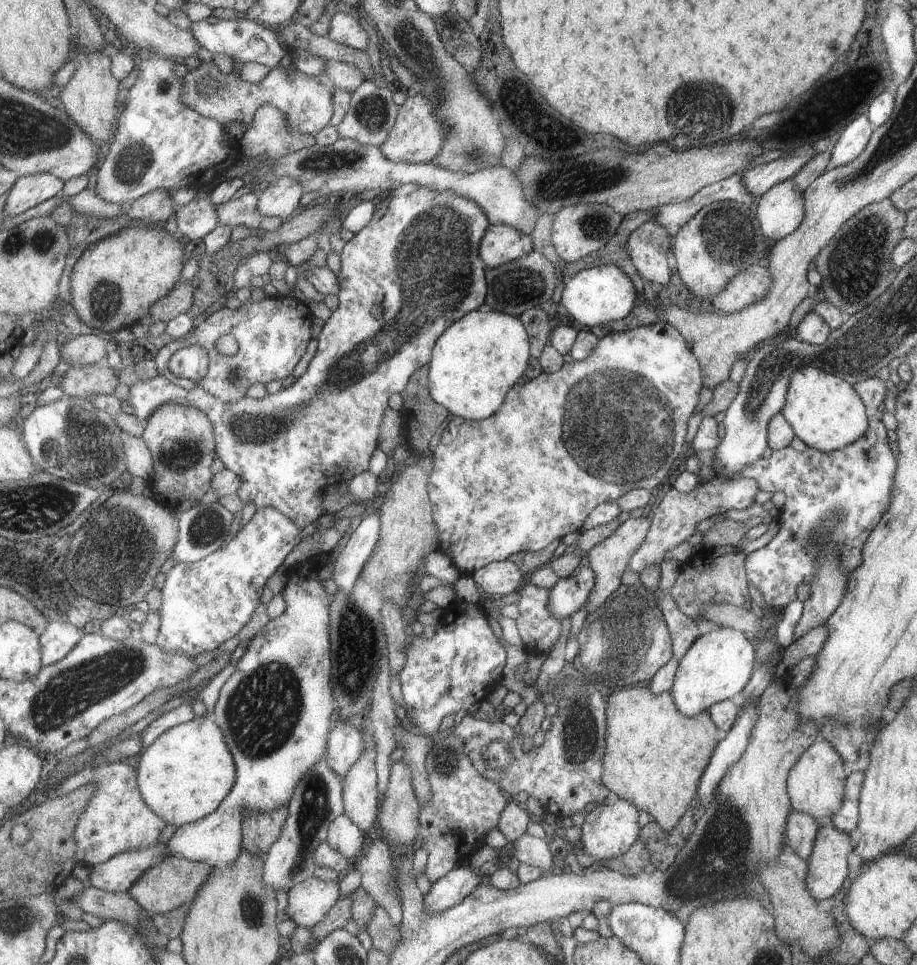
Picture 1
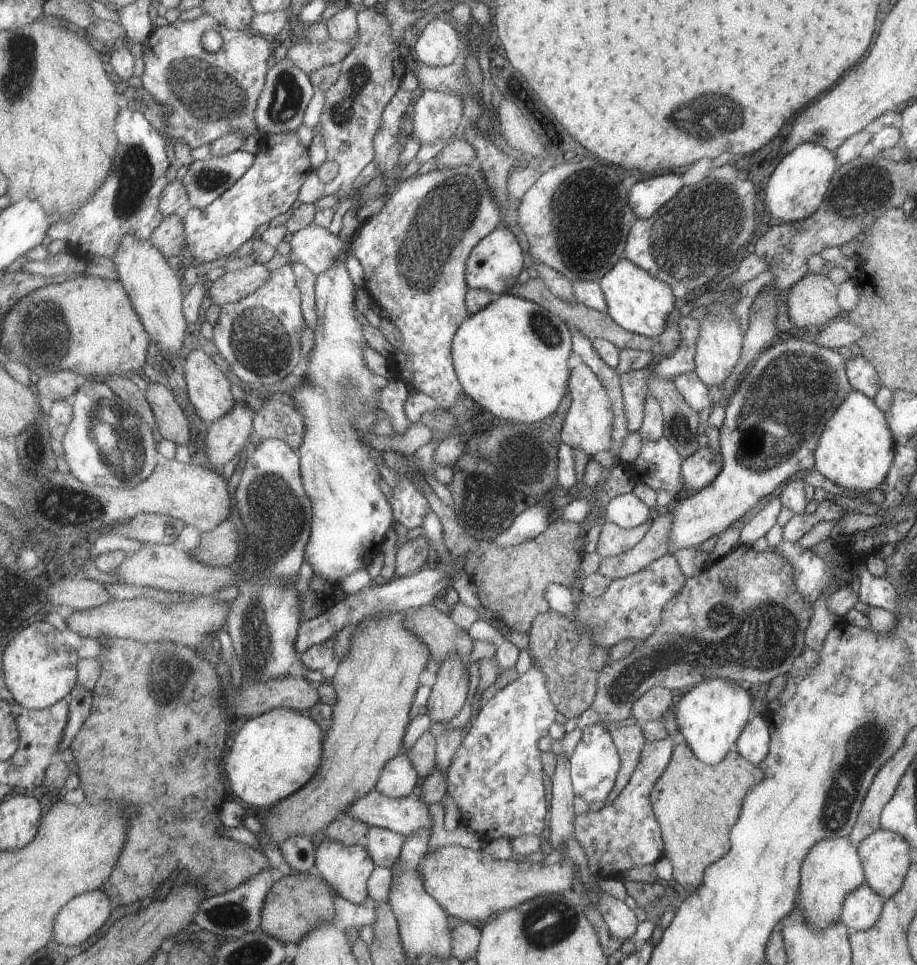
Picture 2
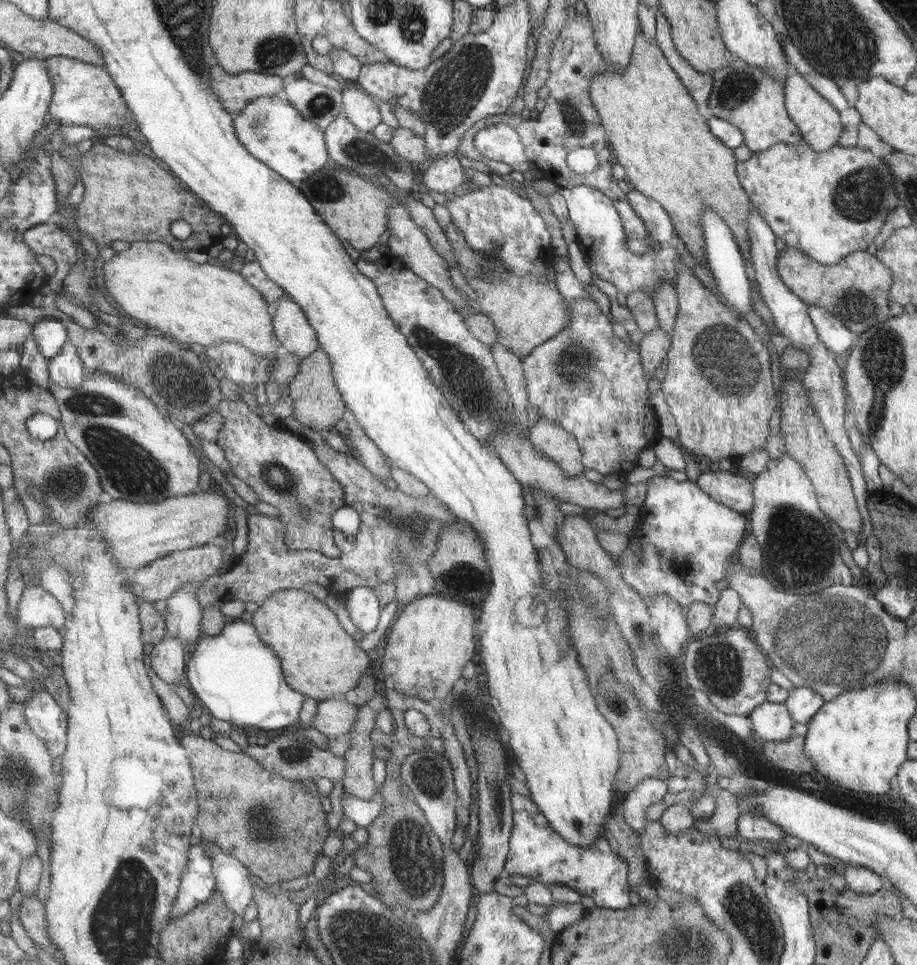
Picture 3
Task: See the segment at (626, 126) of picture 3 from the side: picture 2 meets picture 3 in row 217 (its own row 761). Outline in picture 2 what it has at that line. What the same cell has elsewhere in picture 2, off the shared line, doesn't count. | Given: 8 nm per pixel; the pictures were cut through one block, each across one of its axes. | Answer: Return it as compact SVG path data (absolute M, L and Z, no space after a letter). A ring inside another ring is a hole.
M685 740L677 742L669 768L651 792L655 814L667 842L665 858L675 866L677 884L689 884L695 890L703 884L705 872L731 848L729 830L741 814L747 790L763 778L763 770L747 762L737 750L731 750L721 762L711 766L703 762Z

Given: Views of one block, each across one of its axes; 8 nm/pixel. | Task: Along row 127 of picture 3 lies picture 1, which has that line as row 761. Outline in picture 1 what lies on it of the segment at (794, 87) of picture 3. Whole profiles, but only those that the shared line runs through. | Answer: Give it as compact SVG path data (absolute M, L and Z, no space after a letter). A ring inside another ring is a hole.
M815 738L815 742L809 744L809 748L799 756L799 762L795 762L787 776L787 794L791 800L791 810L813 816L821 826L829 824L829 818L843 804L843 778L845 776L841 772L839 752L831 746L831 742Z

